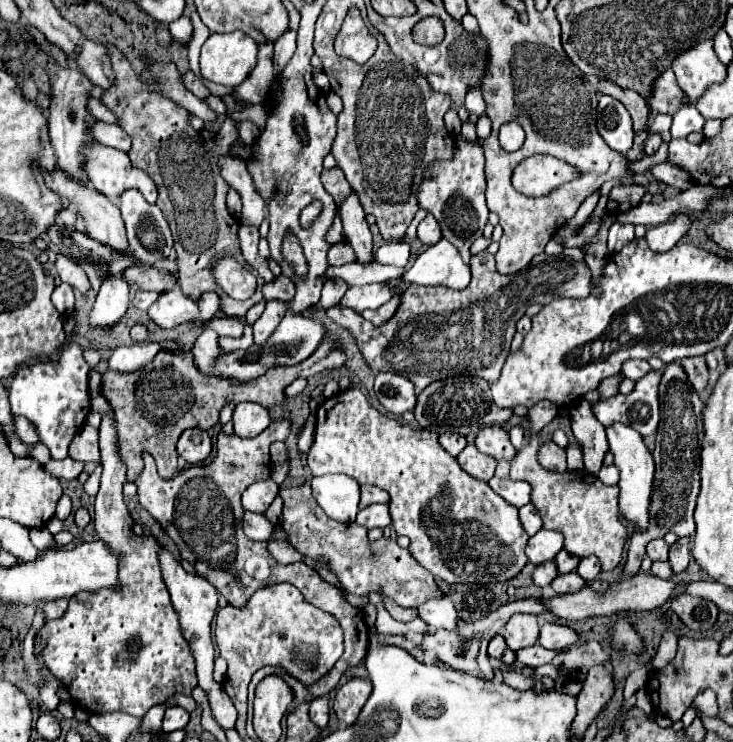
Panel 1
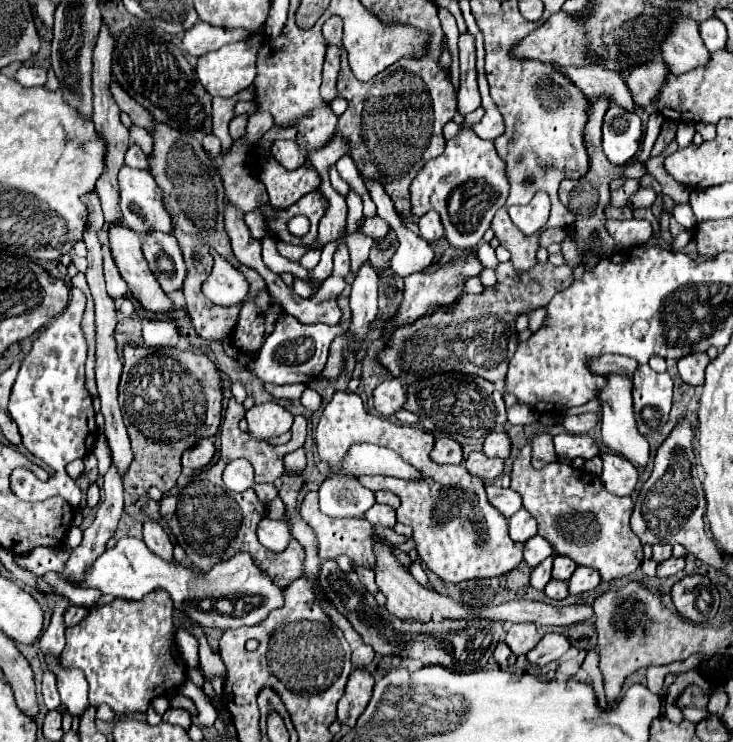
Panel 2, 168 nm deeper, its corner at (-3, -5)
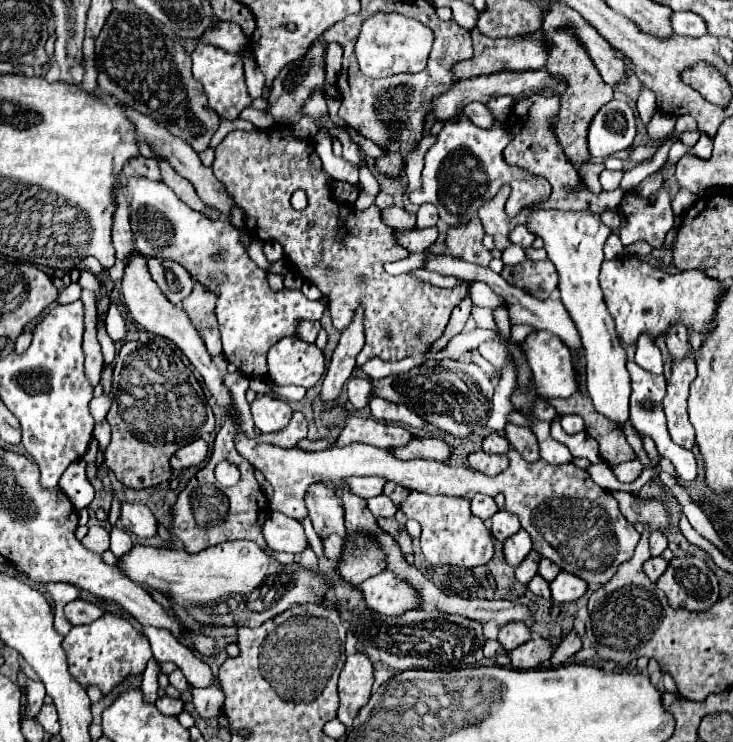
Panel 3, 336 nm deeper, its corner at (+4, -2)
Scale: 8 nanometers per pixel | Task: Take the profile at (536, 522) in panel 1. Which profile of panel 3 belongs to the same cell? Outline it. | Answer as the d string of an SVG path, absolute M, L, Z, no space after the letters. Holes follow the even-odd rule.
M497 511L497 515L491 517L491 533L495 535L495 539L505 541L507 537L511 537L513 533L517 533L521 529L517 515L509 513L509 511Z

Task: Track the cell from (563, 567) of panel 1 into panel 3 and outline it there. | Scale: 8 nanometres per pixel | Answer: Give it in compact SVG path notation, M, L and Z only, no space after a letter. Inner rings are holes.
M541 559L541 561L539 561L539 575L541 575L545 581L553 581L559 571L561 571L561 569L559 569L555 563L551 563L549 559Z

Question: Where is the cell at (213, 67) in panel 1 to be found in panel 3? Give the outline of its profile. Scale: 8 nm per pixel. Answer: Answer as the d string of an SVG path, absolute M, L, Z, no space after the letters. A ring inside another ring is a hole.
M199 43L197 49L191 53L193 59L193 75L197 81L203 83L205 93L209 97L209 105L211 109L227 121L235 121L239 117L239 113L249 107L253 103L253 97L247 93L247 85L245 85L245 75L243 75L243 61L239 55L227 53L215 45L209 43Z

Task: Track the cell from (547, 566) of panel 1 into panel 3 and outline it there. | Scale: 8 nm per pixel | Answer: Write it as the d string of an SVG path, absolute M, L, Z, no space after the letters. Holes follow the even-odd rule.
M531 551L531 553L521 561L521 565L515 569L515 577L517 577L517 581L521 581L523 585L527 585L527 583L537 575L539 559L541 559L541 555L539 555L537 551Z

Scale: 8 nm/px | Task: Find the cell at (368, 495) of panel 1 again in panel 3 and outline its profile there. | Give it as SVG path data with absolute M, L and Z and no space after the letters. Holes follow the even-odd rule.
M387 483L385 489L383 489L383 495L387 495L397 507L401 505L401 501L409 495L409 489L405 487L399 487L399 483Z

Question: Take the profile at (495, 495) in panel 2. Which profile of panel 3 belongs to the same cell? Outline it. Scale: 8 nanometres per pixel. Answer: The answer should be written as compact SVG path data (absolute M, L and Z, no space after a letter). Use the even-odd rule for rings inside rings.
M477 493L477 495L471 497L471 511L473 511L475 517L479 517L479 519L485 521L485 519L489 519L493 513L497 513L497 503L495 503L493 497L487 497L487 495Z

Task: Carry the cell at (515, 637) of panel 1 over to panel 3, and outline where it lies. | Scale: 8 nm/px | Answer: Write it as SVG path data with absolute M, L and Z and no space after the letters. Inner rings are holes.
M507 623L499 631L499 643L505 647L505 651L513 651L515 647L523 645L531 639L531 629L525 623Z

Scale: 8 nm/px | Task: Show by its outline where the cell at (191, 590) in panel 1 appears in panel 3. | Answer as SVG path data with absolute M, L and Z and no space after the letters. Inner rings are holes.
M121 503L119 519L125 531L135 533L137 537L153 537L157 533L157 521L153 513L141 503Z

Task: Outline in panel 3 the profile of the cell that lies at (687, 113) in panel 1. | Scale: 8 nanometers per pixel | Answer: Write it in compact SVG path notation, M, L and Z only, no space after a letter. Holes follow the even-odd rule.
M673 141L662 144L656 154L649 160L636 164L631 170L625 171L620 183L624 192L633 191L645 178L660 170L668 159L668 153L673 146Z

